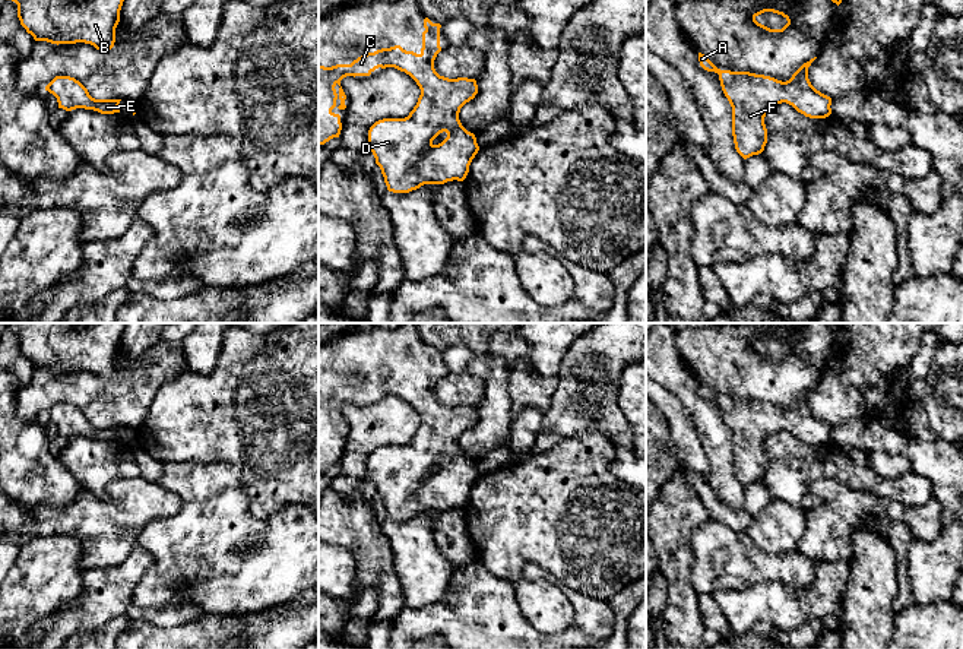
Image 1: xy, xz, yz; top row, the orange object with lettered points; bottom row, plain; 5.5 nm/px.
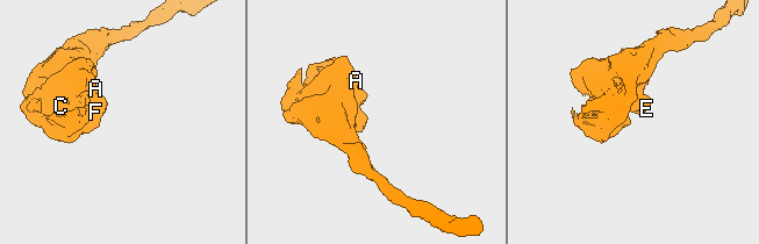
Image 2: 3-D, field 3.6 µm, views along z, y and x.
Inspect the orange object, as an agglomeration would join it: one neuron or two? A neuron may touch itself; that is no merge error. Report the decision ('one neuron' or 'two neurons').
one neuron

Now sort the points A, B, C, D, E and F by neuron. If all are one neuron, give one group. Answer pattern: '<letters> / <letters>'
A B C D E F

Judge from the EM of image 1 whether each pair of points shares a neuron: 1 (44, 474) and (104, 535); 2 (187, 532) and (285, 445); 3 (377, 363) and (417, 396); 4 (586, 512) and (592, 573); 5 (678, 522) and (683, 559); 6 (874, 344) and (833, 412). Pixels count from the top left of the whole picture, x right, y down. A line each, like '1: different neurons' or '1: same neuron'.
1: different neurons
2: different neurons
3: same neuron
4: same neuron
5: same neuron
6: same neuron

